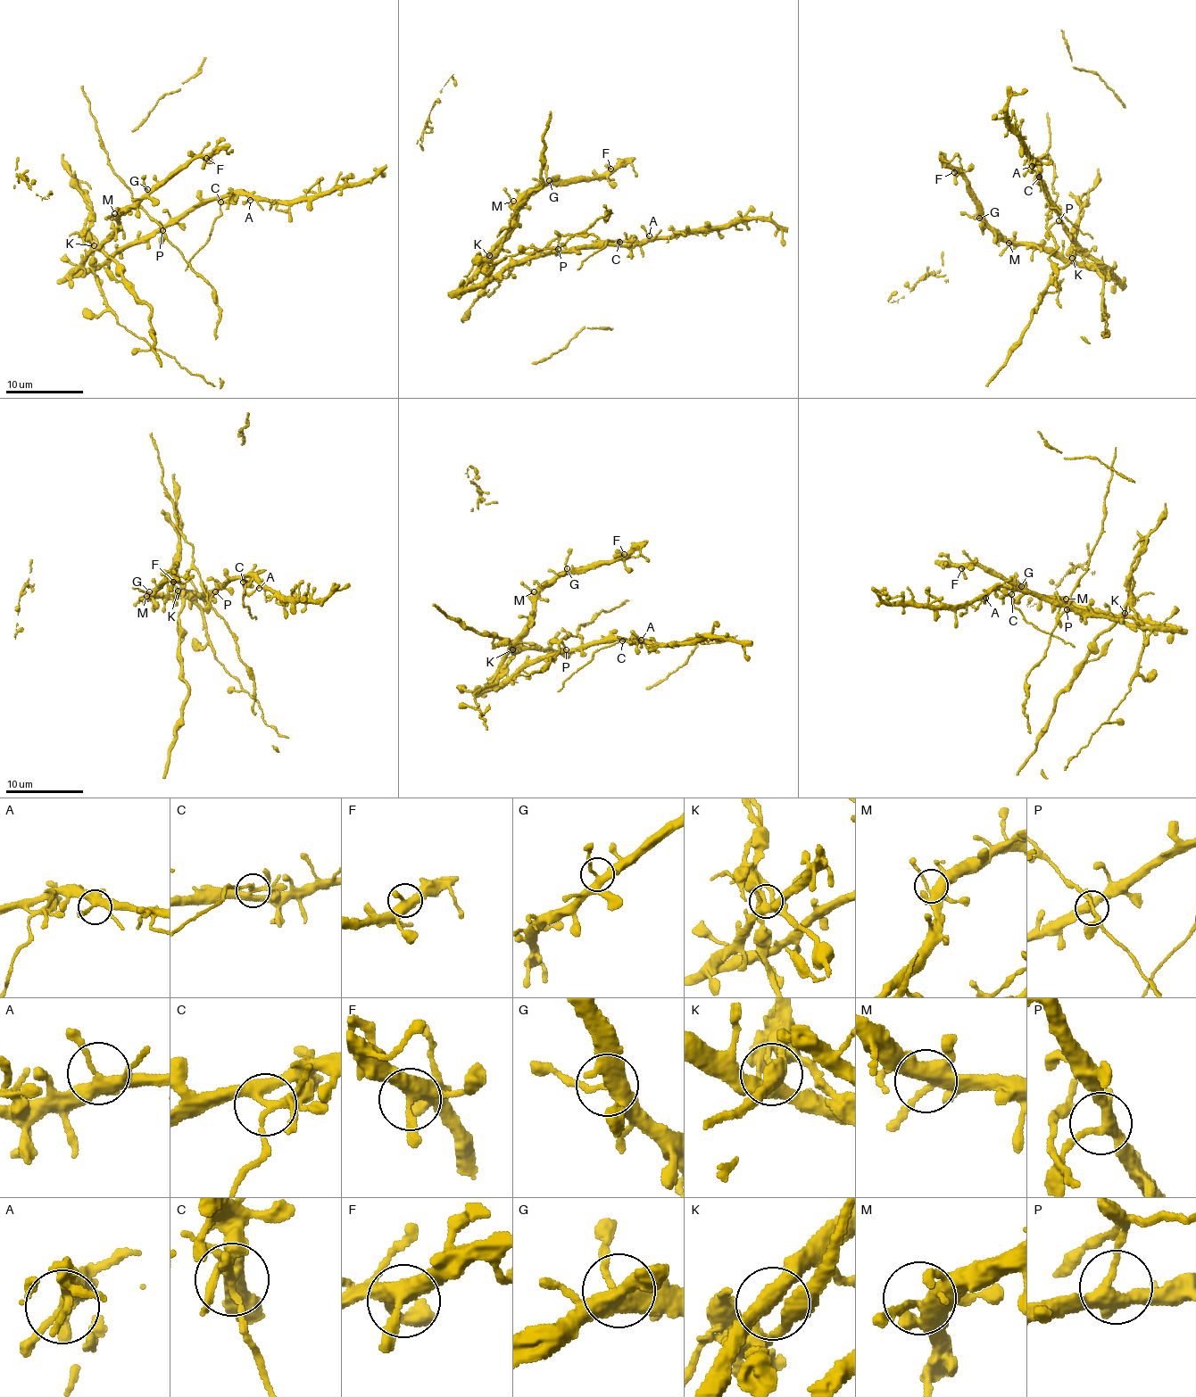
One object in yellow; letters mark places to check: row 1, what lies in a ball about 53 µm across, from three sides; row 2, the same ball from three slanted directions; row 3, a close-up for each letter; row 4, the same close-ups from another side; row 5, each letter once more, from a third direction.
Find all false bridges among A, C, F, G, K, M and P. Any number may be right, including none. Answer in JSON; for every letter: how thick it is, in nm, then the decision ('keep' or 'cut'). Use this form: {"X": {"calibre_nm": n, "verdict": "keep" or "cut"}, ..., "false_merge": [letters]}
{"A": {"calibre_nm": 320, "verdict": "keep"}, "C": {"calibre_nm": 280, "verdict": "cut"}, "F": {"calibre_nm": 400, "verdict": "keep"}, "G": {"calibre_nm": 360, "verdict": "keep"}, "K": {"calibre_nm": 400, "verdict": "cut"}, "M": {"calibre_nm": 400, "verdict": "keep"}, "P": {"calibre_nm": 340, "verdict": "keep"}, "false_merge": ["C", "K"]}

